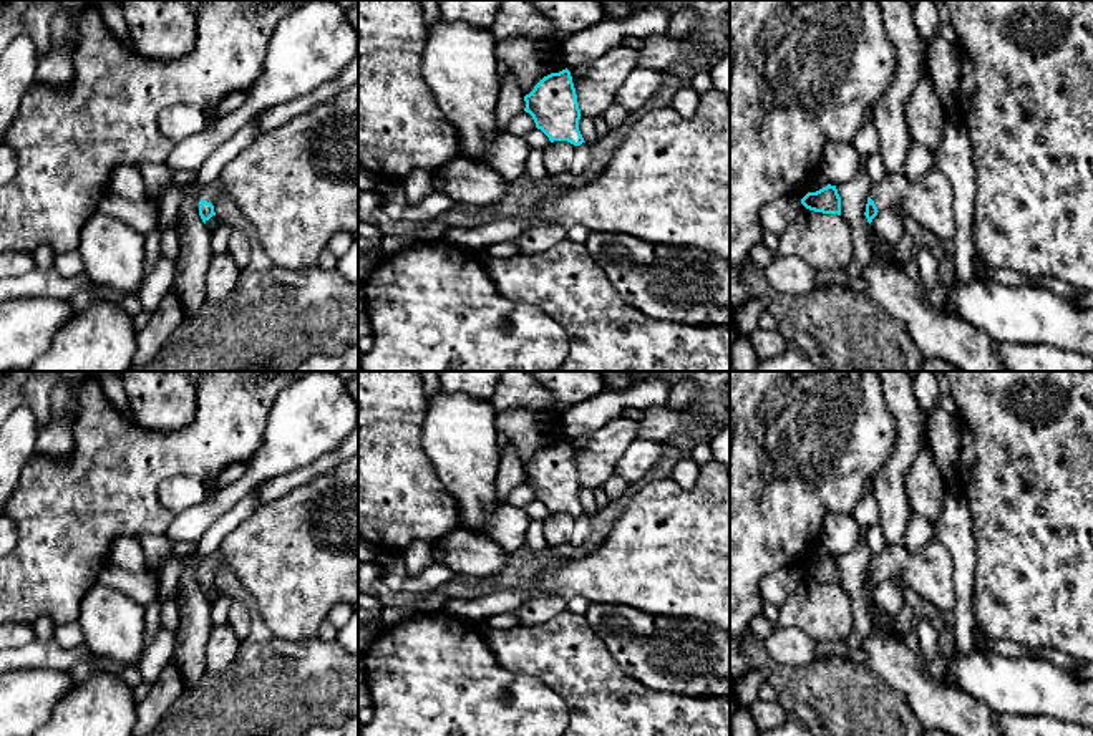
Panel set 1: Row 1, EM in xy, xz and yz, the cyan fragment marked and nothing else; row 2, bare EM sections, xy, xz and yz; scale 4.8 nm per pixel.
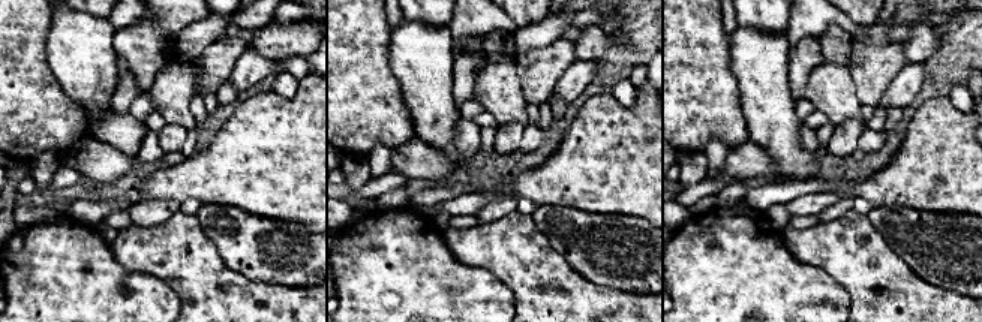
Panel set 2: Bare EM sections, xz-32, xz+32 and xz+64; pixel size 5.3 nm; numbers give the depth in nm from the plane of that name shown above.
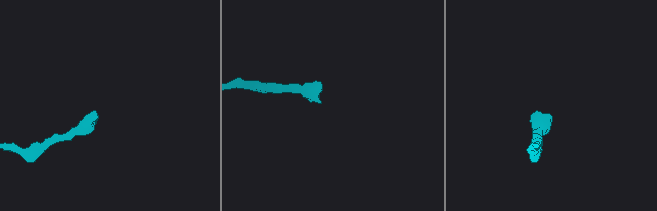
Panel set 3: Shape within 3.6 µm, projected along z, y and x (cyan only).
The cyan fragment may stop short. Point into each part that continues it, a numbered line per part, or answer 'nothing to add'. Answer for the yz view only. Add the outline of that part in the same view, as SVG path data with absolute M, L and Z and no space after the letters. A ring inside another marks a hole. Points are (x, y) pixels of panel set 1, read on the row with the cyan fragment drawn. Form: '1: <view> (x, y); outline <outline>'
1: yz (929, 199); outline M935 166L916 181L904 172L884 174L879 182L871 186L869 197L879 212L901 206L906 215L930 230L945 247L955 237L954 187Z

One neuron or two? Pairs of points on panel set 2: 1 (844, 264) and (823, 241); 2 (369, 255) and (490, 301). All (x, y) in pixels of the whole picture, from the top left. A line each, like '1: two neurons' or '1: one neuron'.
1: one neuron
2: one neuron

